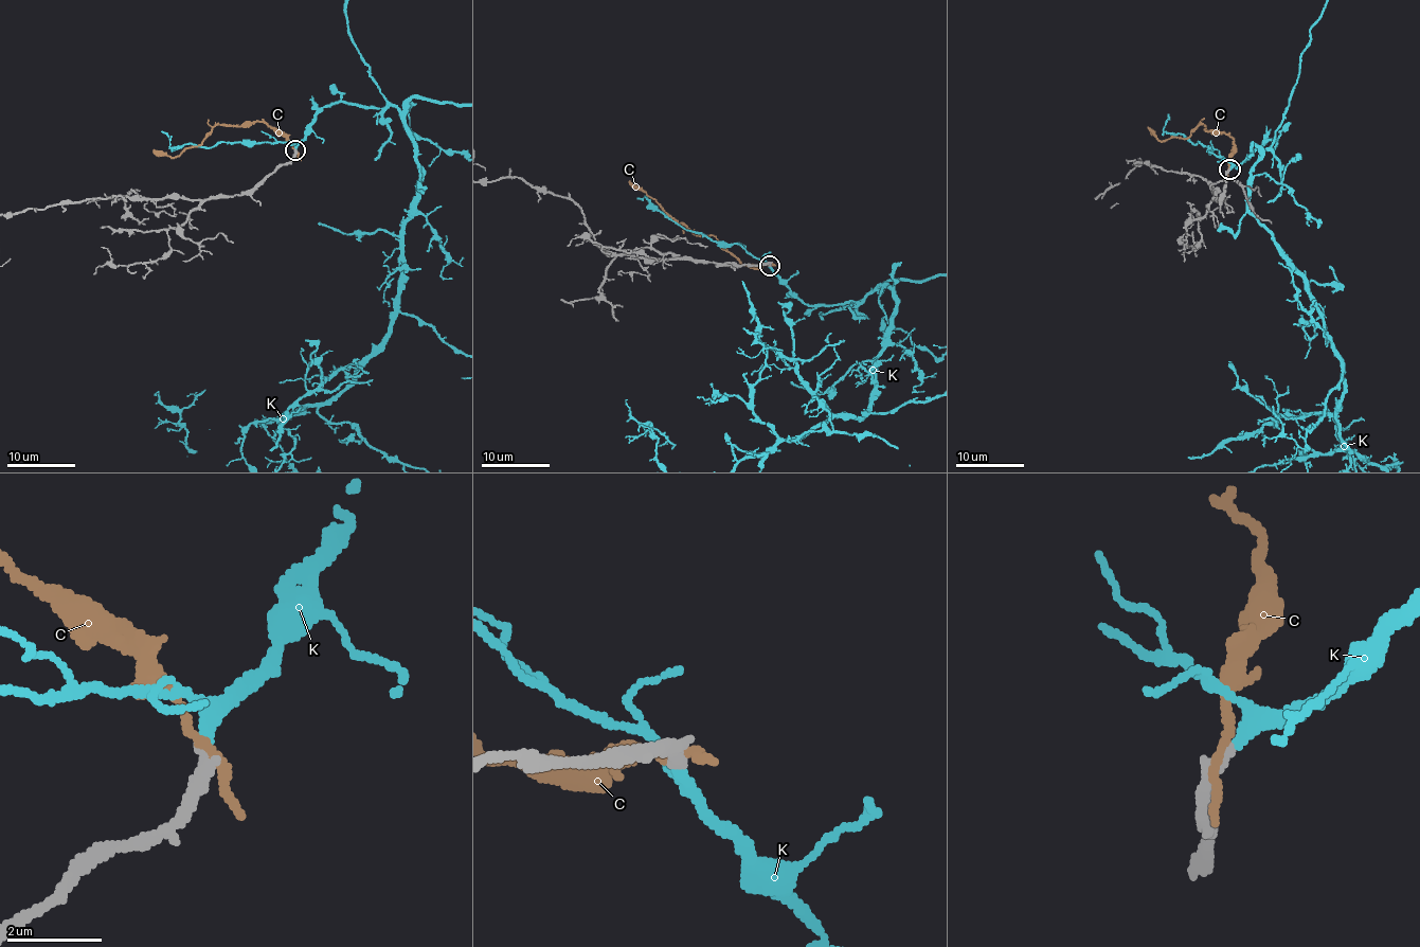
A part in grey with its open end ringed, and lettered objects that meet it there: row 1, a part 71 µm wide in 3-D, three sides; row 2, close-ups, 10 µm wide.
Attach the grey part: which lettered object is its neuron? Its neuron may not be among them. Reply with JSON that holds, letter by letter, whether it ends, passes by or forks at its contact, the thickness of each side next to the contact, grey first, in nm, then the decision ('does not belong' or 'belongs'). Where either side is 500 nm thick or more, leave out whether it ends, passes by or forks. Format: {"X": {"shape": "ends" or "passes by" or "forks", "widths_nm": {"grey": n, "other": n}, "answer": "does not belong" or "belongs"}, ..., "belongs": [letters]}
{"C": {"shape": "passes by", "widths_nm": {"grey": 340, "other": 190}, "answer": "does not belong"}, "K": {"shape": "passes by", "widths_nm": {"grey": 300, "other": 170}, "answer": "belongs"}, "belongs": ["K"]}

